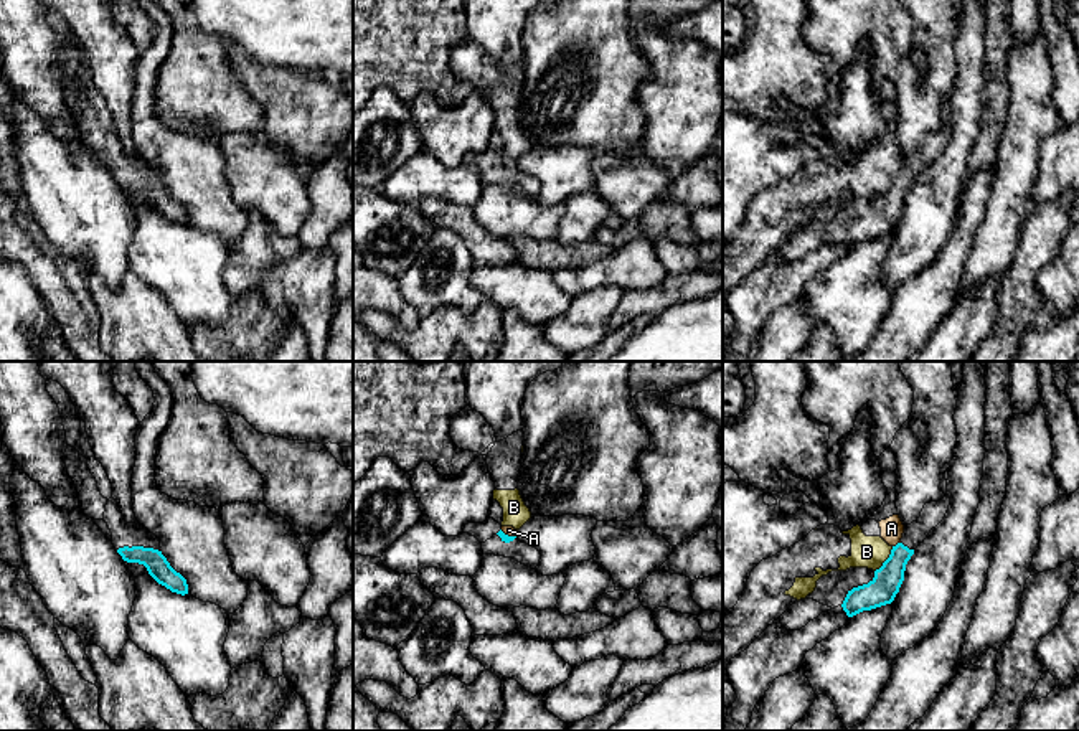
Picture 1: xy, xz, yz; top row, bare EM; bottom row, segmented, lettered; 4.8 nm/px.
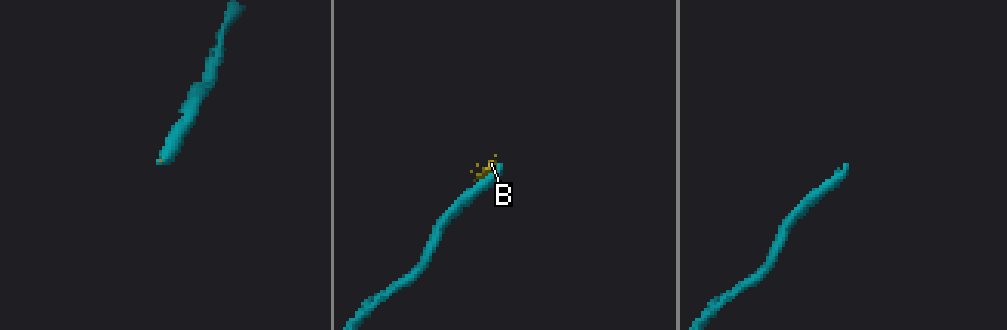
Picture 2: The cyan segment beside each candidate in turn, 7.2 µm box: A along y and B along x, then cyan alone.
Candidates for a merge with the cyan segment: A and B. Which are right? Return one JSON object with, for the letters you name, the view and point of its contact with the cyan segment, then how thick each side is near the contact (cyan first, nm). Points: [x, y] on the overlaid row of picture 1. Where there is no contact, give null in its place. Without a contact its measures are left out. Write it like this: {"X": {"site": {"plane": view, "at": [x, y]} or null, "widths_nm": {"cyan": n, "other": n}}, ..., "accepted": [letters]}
{"accepted": []}

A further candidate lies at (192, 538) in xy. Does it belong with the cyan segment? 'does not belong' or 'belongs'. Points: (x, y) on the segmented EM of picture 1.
does not belong

